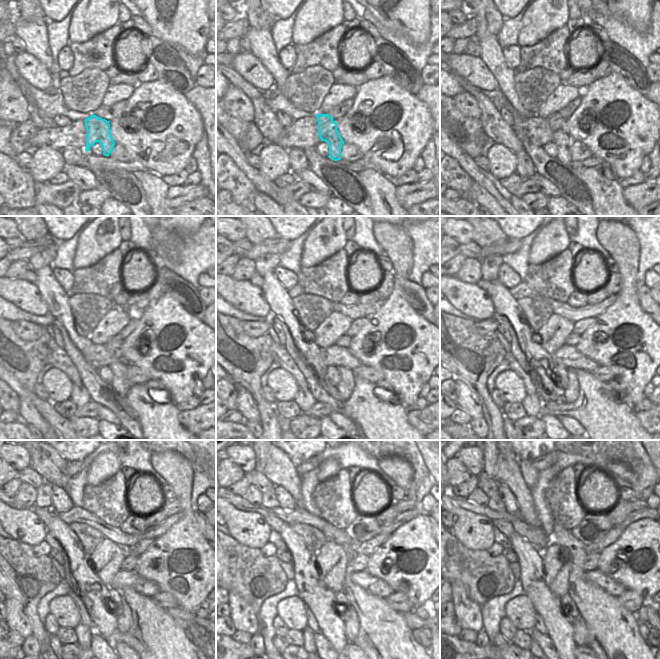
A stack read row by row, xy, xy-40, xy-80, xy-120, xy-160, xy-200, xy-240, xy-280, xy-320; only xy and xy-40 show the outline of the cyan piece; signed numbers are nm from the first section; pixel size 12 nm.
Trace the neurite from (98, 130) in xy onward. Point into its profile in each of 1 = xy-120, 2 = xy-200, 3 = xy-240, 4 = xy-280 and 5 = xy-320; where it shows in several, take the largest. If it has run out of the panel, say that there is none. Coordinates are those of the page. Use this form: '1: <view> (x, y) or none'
1: xy-120 (120, 382)
2: xy-200 (571, 393)
3: xy-240 (125, 620)
4: xy-280 (352, 623)
5: xy-320 (581, 635)

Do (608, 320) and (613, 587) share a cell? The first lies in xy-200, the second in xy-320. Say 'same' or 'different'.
different

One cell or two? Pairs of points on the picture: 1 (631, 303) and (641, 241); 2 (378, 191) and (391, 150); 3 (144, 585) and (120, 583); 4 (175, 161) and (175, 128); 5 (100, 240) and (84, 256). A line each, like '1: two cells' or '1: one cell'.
1: two cells
2: two cells
3: one cell
4: one cell
5: one cell

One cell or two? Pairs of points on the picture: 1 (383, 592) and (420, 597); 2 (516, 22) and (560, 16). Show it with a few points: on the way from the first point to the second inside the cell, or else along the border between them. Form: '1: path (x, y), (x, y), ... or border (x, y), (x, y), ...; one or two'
1: border (374, 577), (381, 578), (394, 591); two
2: border (526, 10), (522, 17), (522, 26), (517, 44); two

